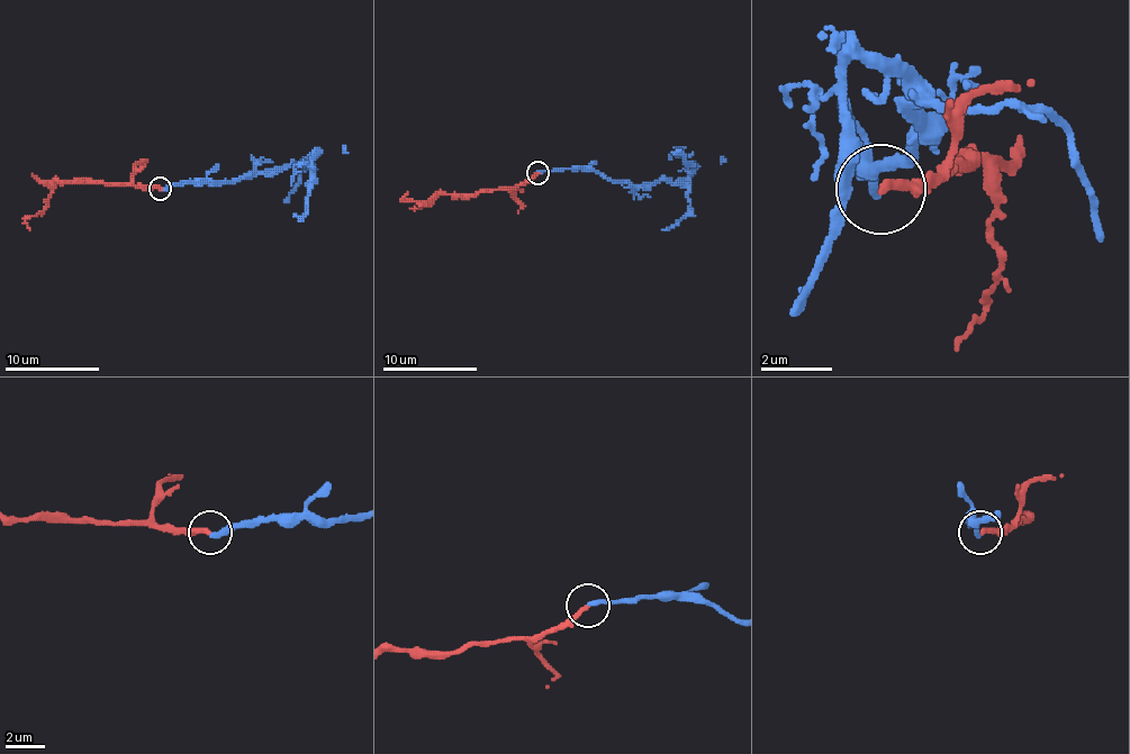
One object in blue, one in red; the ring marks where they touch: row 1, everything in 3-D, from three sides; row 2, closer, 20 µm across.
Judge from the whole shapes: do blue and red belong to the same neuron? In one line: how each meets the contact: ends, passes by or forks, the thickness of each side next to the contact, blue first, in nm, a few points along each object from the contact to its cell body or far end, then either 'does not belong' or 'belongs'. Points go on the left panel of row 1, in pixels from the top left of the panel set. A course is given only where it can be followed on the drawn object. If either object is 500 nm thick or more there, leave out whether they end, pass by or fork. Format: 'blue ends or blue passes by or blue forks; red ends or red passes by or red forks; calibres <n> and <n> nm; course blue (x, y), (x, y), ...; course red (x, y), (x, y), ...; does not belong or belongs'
blue ends; red ends; calibres 260 and 240 nm; course blue (159, 190), (186, 183), (216, 183), (272, 173), (303, 164), (315, 155), (307, 207), (300, 216), (294, 214); course red (159, 188), (57, 181), (46, 207), (25, 220), (29, 230); belongs

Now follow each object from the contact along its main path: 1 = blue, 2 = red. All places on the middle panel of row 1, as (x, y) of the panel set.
1: (536, 173), (594, 169), (612, 180), (650, 184), (659, 180), (680, 182), (693, 171), (685, 159), (671, 152)
2: (536, 173), (514, 187), (480, 190), (473, 194), (441, 194), (424, 203), (407, 201), (403, 197), (407, 192)

